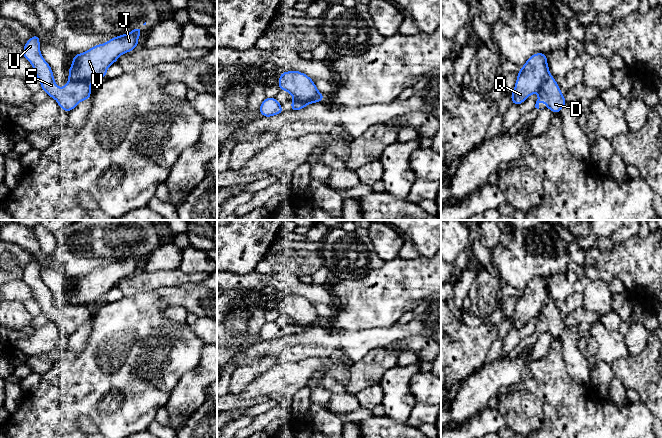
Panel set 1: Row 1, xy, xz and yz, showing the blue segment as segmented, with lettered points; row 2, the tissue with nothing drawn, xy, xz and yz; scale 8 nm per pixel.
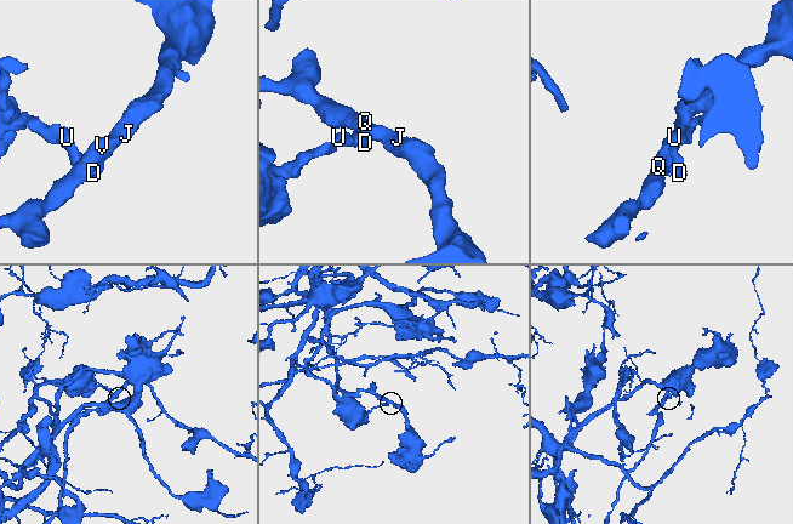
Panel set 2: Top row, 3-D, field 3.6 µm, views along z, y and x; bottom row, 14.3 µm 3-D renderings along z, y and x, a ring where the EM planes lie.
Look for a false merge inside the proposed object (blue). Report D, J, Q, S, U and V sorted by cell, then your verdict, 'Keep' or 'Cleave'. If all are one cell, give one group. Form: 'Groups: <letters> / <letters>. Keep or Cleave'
Groups: D S U / J Q V. Cleave

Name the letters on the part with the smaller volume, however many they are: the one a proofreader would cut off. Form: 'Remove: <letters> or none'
Remove: J, Q, V

